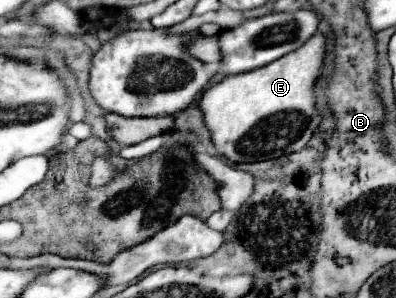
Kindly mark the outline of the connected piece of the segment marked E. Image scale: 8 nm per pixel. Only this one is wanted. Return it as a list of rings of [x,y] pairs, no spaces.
[[[316,33],[302,47],[272,61],[270,65],[264,65],[264,67],[248,71],[248,73],[228,75],[220,83],[206,89],[202,95],[200,107],[204,111],[204,121],[206,121],[208,129],[212,131],[212,141],[214,141],[216,149],[232,163],[276,159],[276,157],[290,155],[294,151],[304,149],[322,121],[322,117],[318,115],[316,83],[322,77],[324,55],[326,55],[326,35]]]

